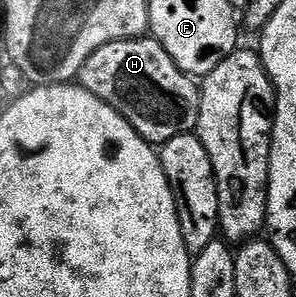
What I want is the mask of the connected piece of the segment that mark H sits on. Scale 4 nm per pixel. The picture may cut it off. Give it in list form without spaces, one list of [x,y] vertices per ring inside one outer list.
[[[153,37],[121,39],[106,43],[81,60],[78,69],[77,82],[80,86],[91,91],[96,97],[100,97],[100,101],[112,105],[112,109],[116,109],[116,113],[120,113],[120,117],[124,117],[124,121],[128,121],[128,125],[132,125],[132,129],[136,129],[136,133],[140,133],[151,145],[161,145],[172,136],[179,134],[183,130],[182,122],[189,115],[191,118],[195,110],[195,80],[182,71],[176,65],[176,61],[172,61],[172,57],[168,57],[164,45],[160,45]]]

